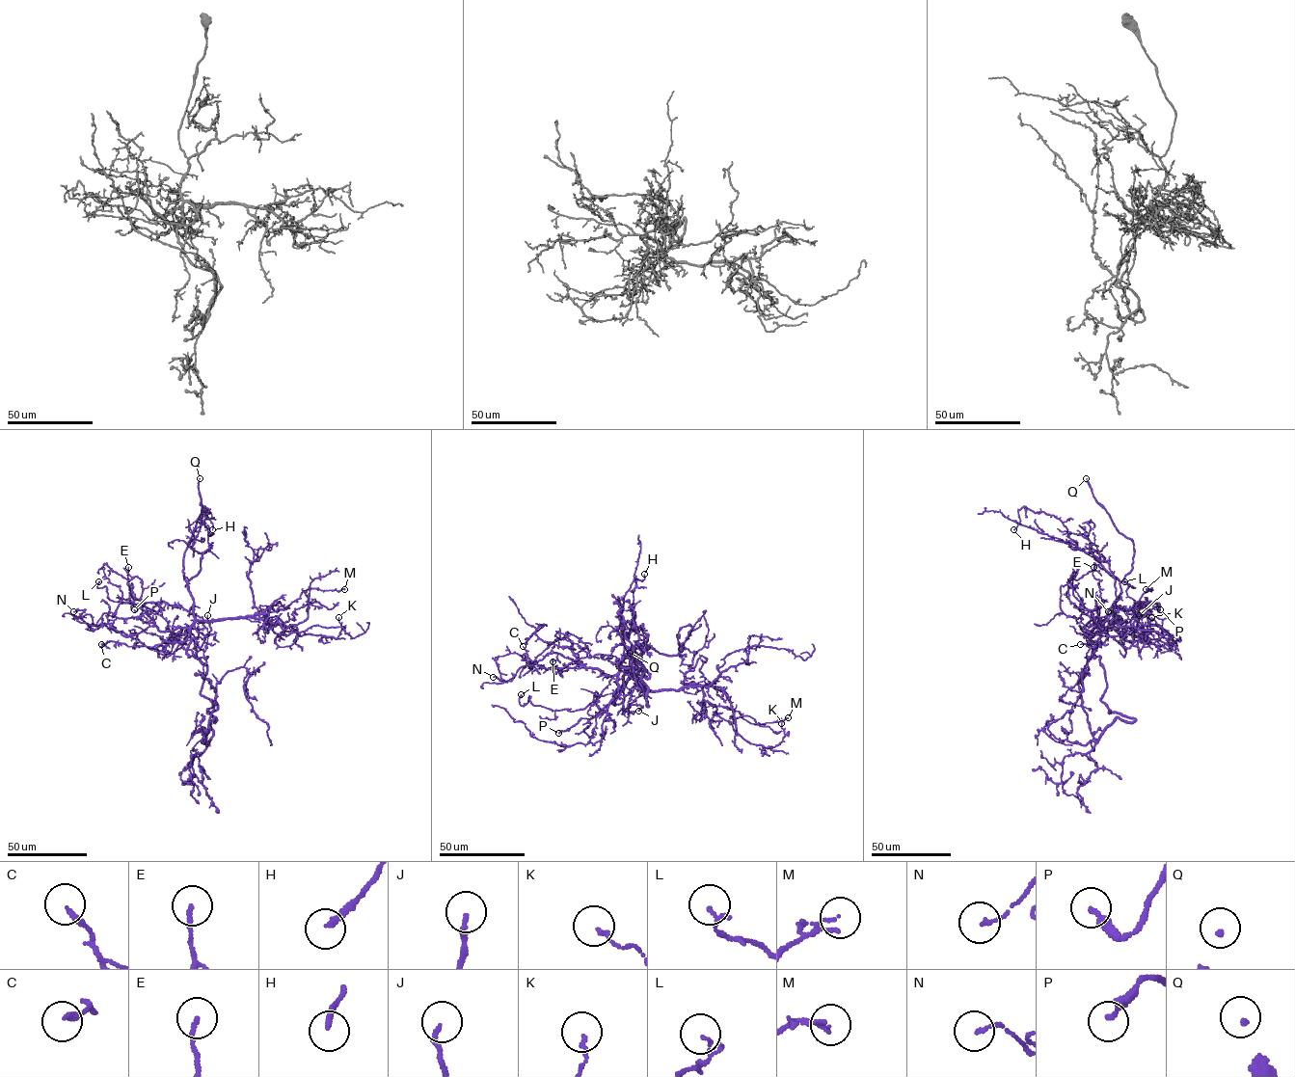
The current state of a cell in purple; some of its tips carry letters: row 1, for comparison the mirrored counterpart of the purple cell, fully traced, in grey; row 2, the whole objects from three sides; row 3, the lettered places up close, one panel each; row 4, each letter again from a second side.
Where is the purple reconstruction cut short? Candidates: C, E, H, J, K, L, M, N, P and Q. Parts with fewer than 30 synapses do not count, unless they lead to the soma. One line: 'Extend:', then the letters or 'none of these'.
Extend: Q

